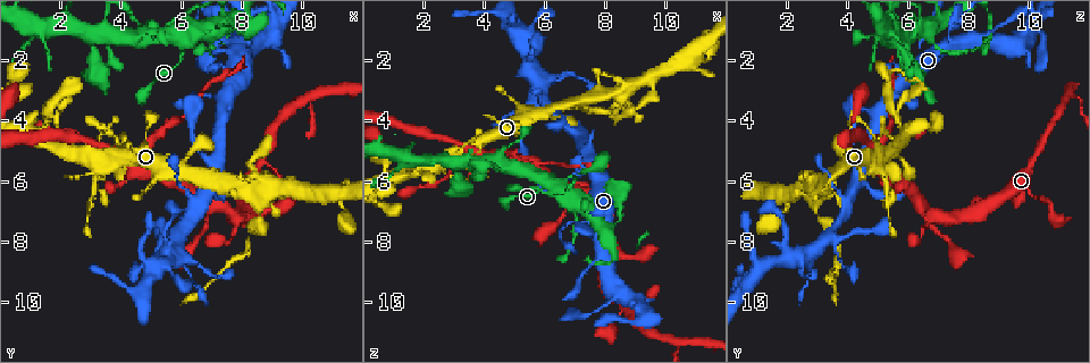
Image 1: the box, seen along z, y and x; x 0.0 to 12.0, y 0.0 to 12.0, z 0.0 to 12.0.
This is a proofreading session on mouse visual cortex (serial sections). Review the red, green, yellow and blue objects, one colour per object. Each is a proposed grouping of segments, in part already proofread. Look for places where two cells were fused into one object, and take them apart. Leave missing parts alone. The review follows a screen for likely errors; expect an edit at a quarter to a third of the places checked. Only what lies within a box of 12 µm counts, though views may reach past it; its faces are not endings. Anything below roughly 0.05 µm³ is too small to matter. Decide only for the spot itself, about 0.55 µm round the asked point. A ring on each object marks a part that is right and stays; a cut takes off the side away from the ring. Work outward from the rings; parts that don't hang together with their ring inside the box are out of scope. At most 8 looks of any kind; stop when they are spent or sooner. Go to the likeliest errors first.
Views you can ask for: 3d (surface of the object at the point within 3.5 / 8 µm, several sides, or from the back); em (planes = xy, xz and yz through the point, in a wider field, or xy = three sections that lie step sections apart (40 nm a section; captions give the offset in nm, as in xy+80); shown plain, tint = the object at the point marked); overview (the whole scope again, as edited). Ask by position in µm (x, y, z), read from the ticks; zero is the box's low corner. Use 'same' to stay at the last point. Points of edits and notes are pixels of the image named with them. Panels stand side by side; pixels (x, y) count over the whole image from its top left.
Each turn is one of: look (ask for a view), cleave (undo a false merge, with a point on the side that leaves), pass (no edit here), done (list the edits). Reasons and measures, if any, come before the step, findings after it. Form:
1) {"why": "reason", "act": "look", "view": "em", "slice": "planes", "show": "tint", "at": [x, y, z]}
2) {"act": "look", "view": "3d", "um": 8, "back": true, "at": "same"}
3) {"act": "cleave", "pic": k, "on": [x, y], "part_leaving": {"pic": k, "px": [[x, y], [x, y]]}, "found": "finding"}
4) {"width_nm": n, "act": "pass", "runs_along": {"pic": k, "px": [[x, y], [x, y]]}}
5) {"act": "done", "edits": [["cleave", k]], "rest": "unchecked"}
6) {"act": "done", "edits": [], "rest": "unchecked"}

{"why": "thin neck", "act": "look", "view": "3d", "um": 3.5, "at": [6.9, 0.9, 7.4]}

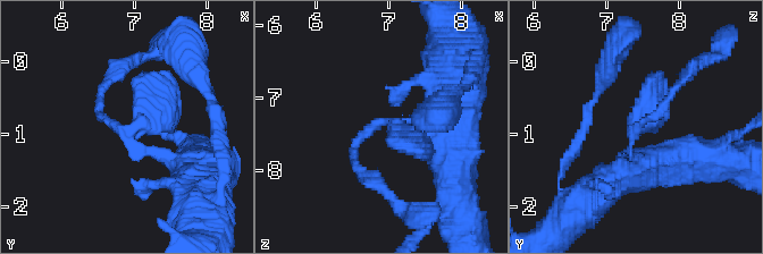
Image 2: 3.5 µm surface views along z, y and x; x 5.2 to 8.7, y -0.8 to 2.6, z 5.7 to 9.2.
{"arms": 3, "arm_widths_nm": [150, 300, 300], "why": "shape alone is not enough", "act": "look", "view": "em", "slice": "planes", "show": "tint", "at": [6.90, 1.00, 7.35]}

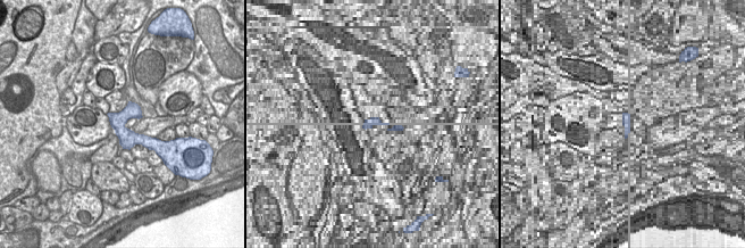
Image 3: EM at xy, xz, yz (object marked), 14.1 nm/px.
{"width_nm": 240, "act": "cleave", "pic": 2, "on": [638, 104], "border": {"pic": 3, "px": [[131, 130], [120, 145]]}, "found": "a second cell is stuck on"}

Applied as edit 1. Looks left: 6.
{"why": "calibre changes", "act": "look", "view": "3d", "um": 3.5, "at": [8.2, 8.0, 3.8]}

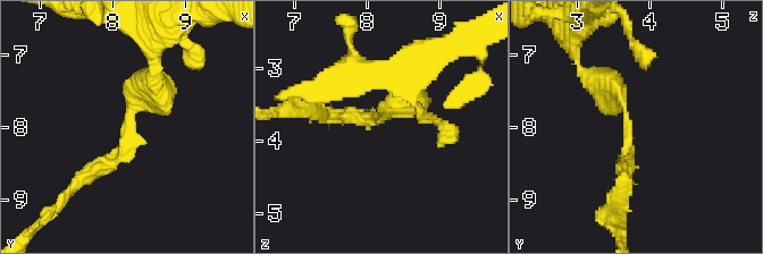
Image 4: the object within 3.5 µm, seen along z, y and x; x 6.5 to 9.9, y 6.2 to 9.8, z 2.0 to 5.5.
{"arm_widths_nm": [250, 350], "why": "need the tissue", "act": "look", "view": "em", "slice": "xy", "step": 2, "show": "tint", "at": [8.20, 7.90, 3.70]}

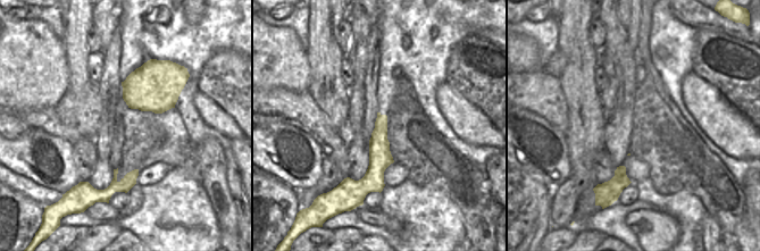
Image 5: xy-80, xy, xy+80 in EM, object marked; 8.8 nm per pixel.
{"act": "cleave", "pic": 4, "on": [626, 149], "part_leaving": {"pic": 4, "px": [[626, 112], [628, 164], [619, 195]]}, "found": "two cells meet here"}

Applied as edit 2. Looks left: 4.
{"act": "look", "view": "overview"}

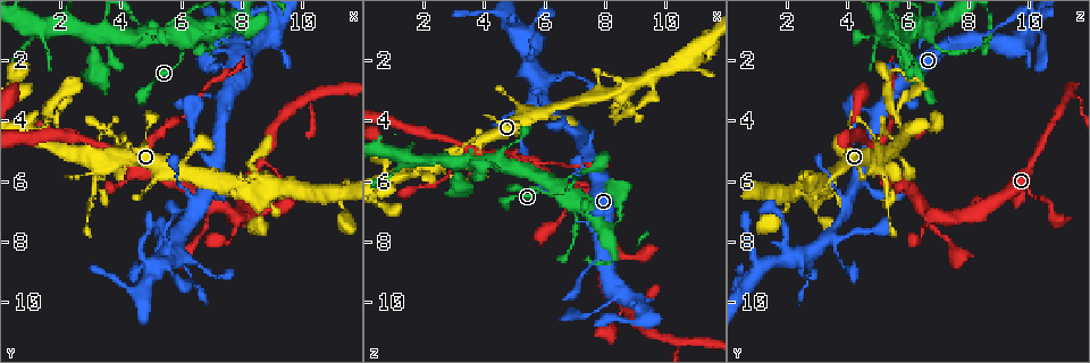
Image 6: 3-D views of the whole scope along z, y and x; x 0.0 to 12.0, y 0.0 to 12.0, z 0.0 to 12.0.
{"why": "calibre changes", "act": "look", "view": "3d", "um": 8, "at": [3.2, 6.0, 5.3]}

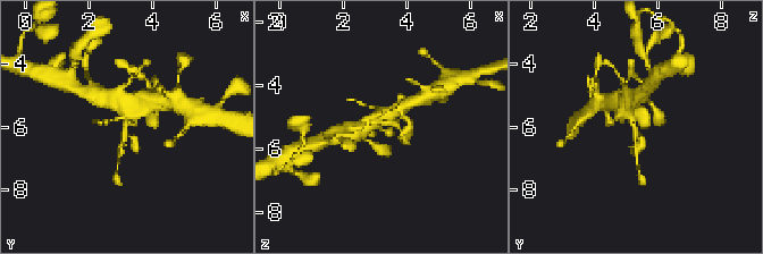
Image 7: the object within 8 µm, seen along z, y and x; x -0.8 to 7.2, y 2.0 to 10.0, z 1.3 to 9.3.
{"act": "look", "view": "3d", "um": 3.5, "at": [3.2, 6.0, 5.3]}

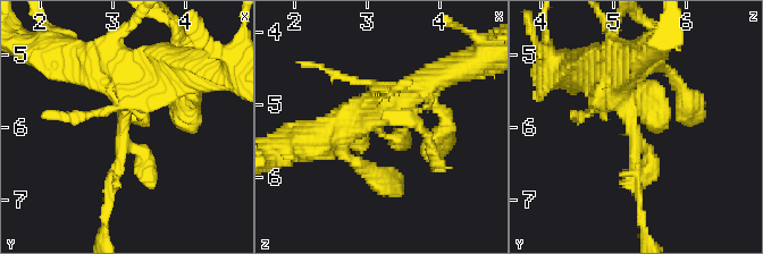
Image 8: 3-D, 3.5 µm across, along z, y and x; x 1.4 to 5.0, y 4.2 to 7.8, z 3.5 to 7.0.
{"act": "look", "view": "em", "slice": "xy", "step": 1, "show": "tint", "at": [3.15, 6.05, 5.30]}

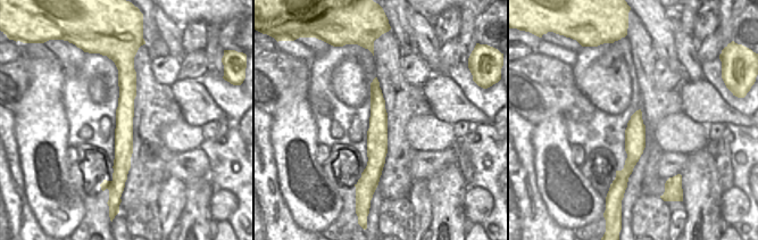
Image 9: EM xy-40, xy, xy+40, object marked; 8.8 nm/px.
{"act": "pass", "runs_along": {"pic": 8, "px": [[147, 73], [126, 93], [109, 202]]}, "found": "one cell here"}

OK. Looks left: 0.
{"act": "done", "edits": [["cleave", 2], ["cleave", 4]], "rest": "unchecked"}

